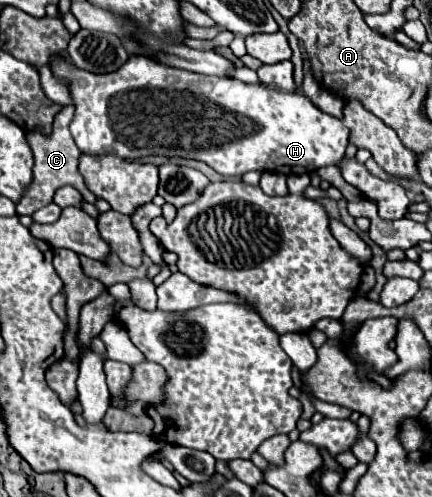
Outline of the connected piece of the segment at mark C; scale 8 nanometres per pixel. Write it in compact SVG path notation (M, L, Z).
M66 105L66 107L62 107L60 115L58 115L56 121L54 121L54 131L52 131L52 135L42 135L42 133L32 133L32 135L28 135L30 147L34 149L34 179L32 179L32 183L24 189L24 193L22 193L22 197L20 197L18 205L16 205L18 215L32 215L36 209L52 203L52 197L54 197L56 189L62 187L62 185L72 185L82 193L85 201L91 204L96 202L97 197L89 191L84 179L82 179L82 175L78 173L80 151L78 151L78 147L76 147L76 143L74 143L70 131L68 131L68 125L70 125L70 121L72 121L72 115L74 115L74 107Z

